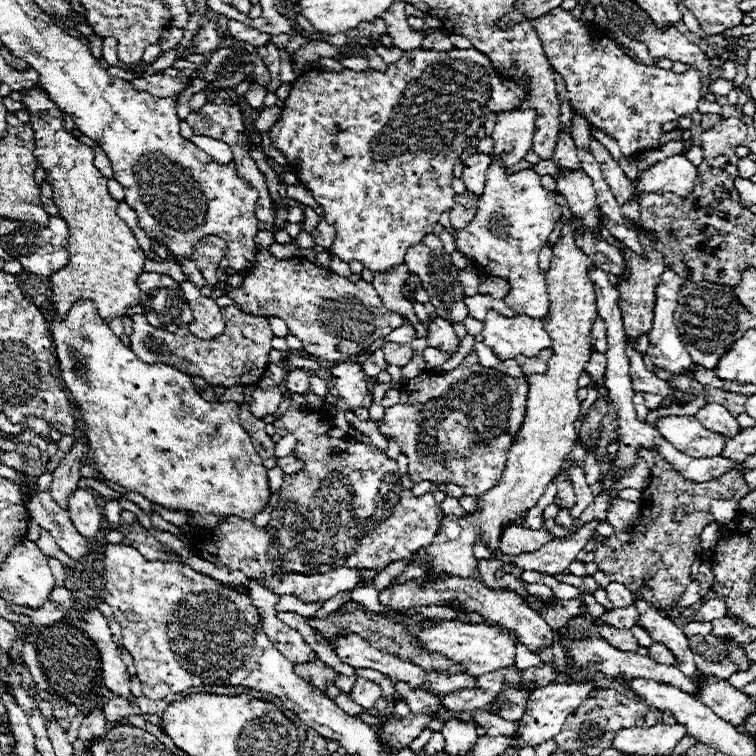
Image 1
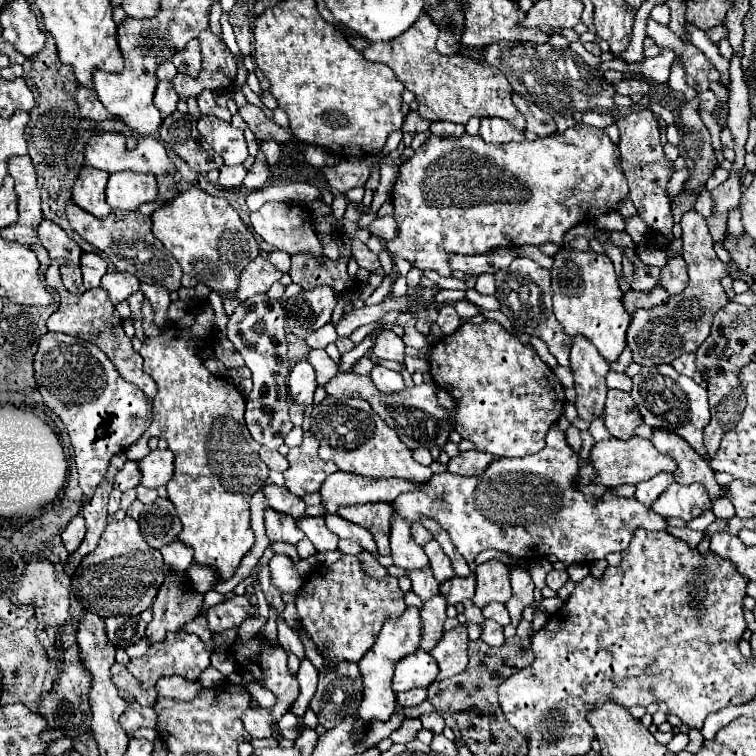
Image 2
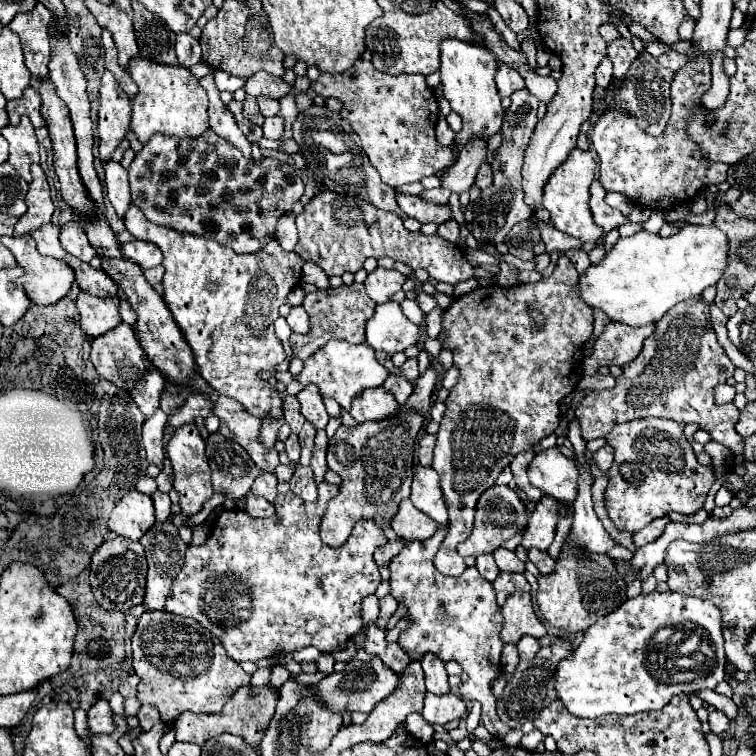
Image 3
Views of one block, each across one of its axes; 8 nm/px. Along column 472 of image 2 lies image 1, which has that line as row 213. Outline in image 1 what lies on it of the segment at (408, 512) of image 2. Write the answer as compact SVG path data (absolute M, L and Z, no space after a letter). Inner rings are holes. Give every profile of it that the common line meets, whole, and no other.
M499 157L492 158L486 174L486 188L478 200L474 220L454 234L456 250L474 258L480 274L504 278L510 284L510 292L504 298L508 306L514 306L518 314L542 320L550 310L550 298L546 288L546 272L538 266L538 252L544 248L562 212L554 202L552 192L540 184L540 176L534 170L506 174Z

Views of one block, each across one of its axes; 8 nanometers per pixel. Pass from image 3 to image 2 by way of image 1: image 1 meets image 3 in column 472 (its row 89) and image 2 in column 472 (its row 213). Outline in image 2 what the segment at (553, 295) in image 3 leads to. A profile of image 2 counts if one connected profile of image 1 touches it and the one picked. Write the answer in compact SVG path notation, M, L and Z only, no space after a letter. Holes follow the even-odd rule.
M496 320L482 324L462 324L454 334L440 338L428 350L428 364L434 384L446 390L456 400L456 432L474 444L480 452L504 456L528 456L544 448L548 430L564 414L564 386L556 374L540 360L530 344L522 344L516 336L508 334Z

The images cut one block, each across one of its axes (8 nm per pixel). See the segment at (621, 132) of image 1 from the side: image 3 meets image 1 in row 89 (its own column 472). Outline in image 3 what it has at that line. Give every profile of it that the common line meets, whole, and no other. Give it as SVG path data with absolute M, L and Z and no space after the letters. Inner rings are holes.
M418 466L414 480L412 480L412 504L428 514L432 520L438 522L438 530L432 538L424 542L410 542L404 546L404 550L390 562L390 594L408 606L410 620L414 624L408 626L398 638L398 644L410 654L412 660L422 658L426 652L434 652L440 656L440 660L456 660L462 670L468 674L468 682L460 687L460 696L464 700L478 700L482 704L482 724L486 730L496 736L504 738L508 734L508 726L498 718L496 714L496 698L492 694L492 680L500 676L500 656L504 642L500 640L502 630L502 612L496 602L496 592L488 580L480 576L476 566L470 566L460 575L460 578L448 578L440 574L432 558L442 544L446 536L446 524L448 514L438 482L438 474L432 468Z

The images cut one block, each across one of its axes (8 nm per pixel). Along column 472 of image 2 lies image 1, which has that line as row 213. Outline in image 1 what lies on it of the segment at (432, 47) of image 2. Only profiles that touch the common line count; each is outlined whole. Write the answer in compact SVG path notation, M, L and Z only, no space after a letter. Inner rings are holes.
M38 88L24 92L22 102L26 104L32 130L34 130L34 156L46 170L48 182L54 190L54 202L58 206L58 216L66 220L70 236L68 250L70 262L50 276L52 280L52 300L56 314L64 318L72 304L78 300L92 300L96 314L102 320L112 320L126 316L128 308L142 304L142 290L138 288L138 276L144 272L144 250L134 238L128 224L116 214L118 202L110 196L106 188L106 178L94 166L94 150L80 144L64 128L62 110Z

